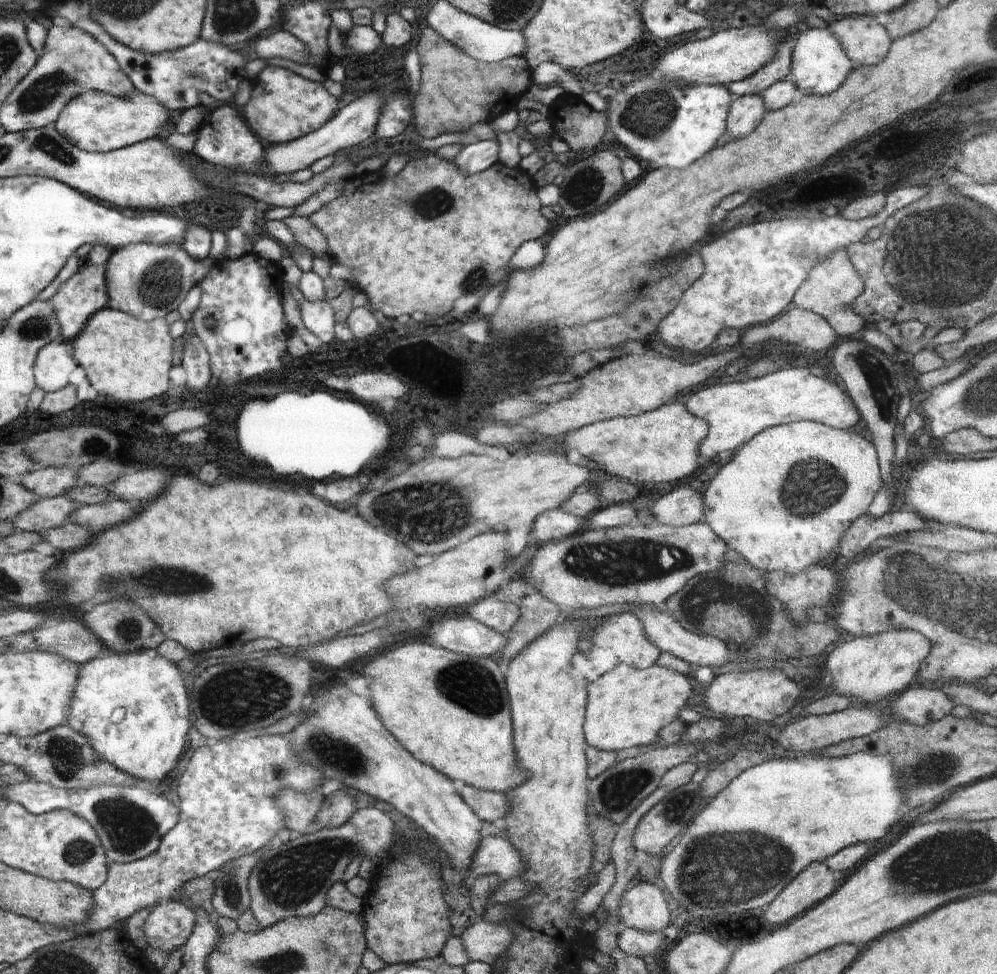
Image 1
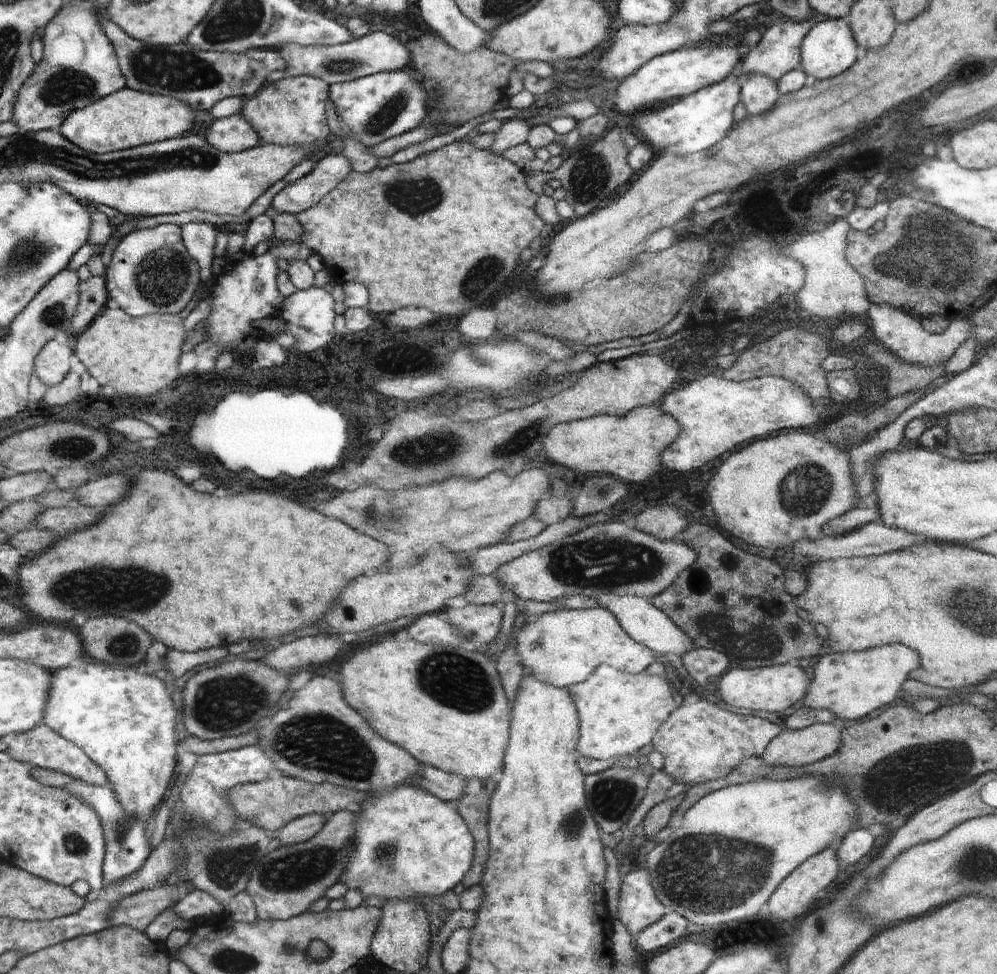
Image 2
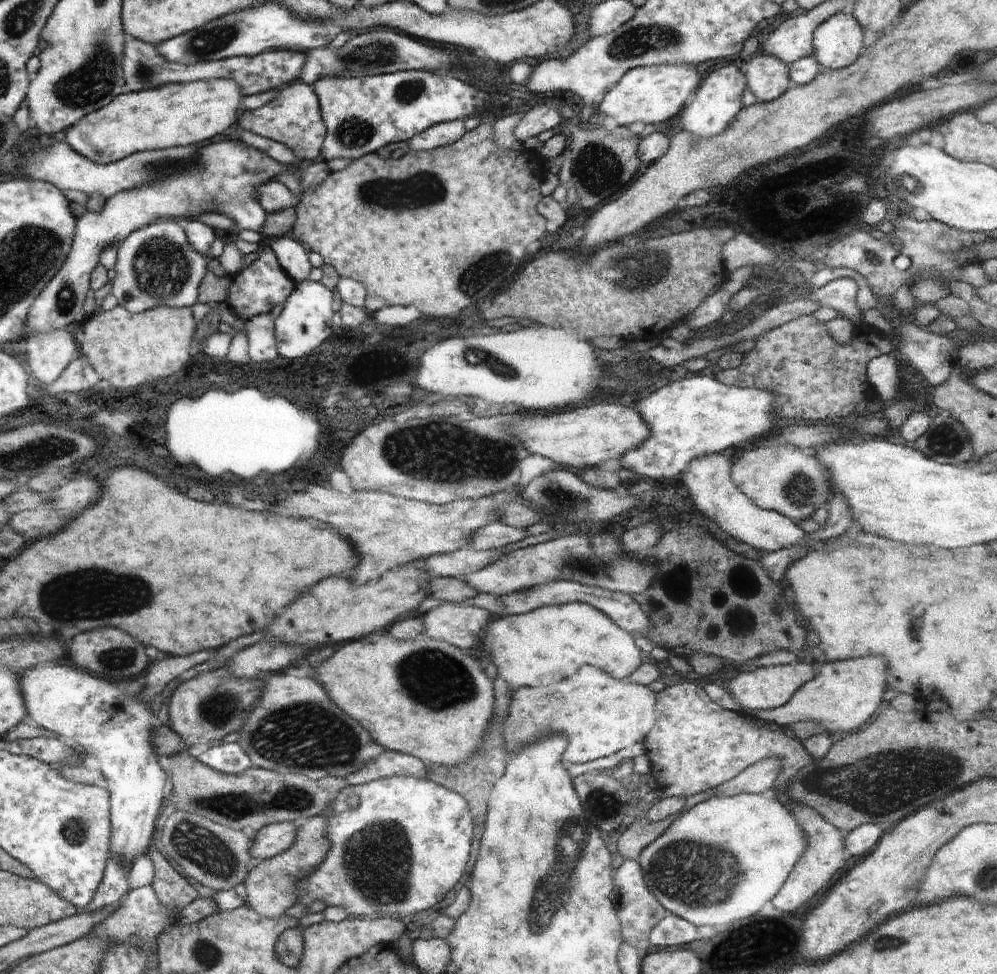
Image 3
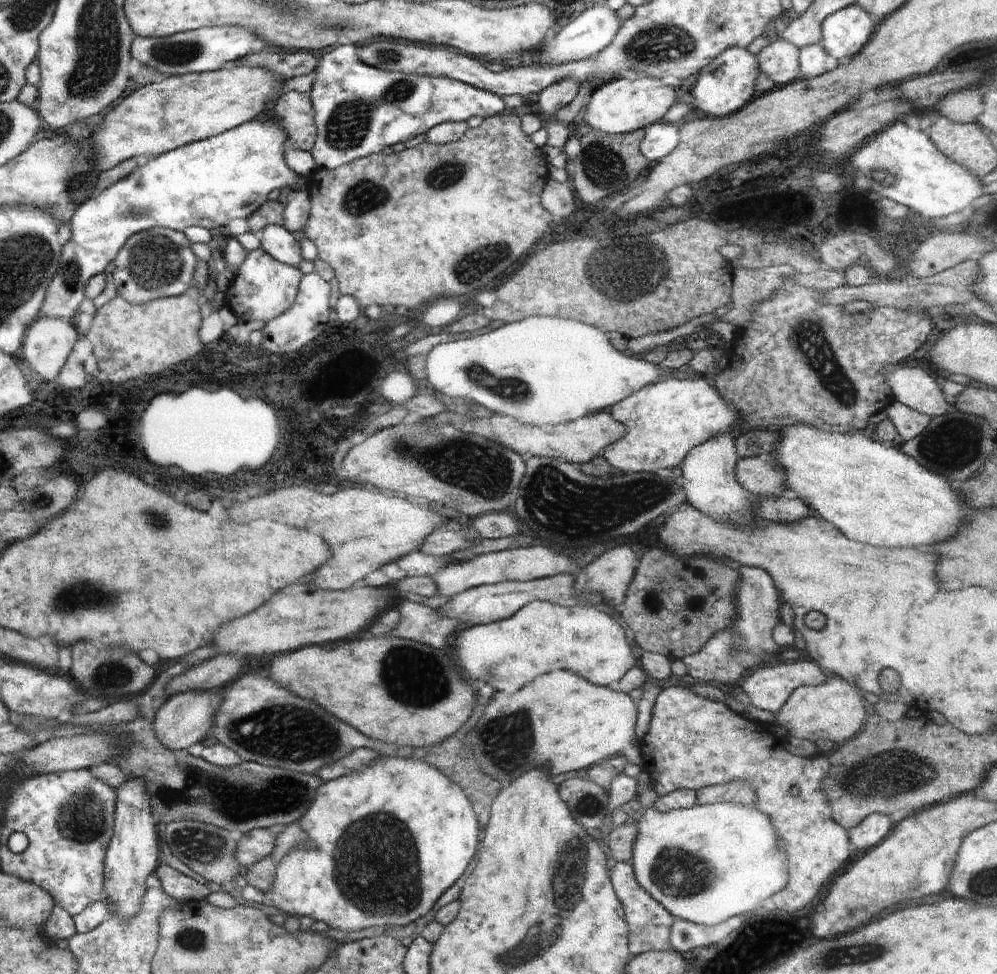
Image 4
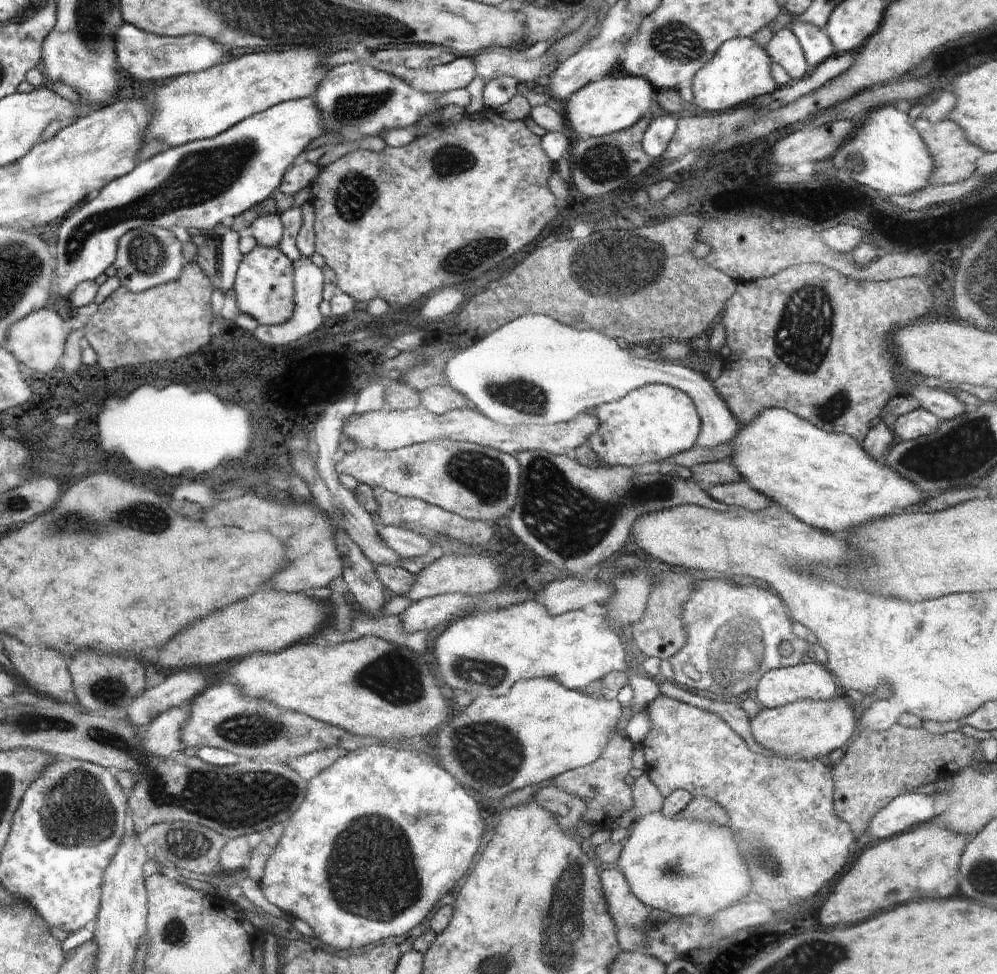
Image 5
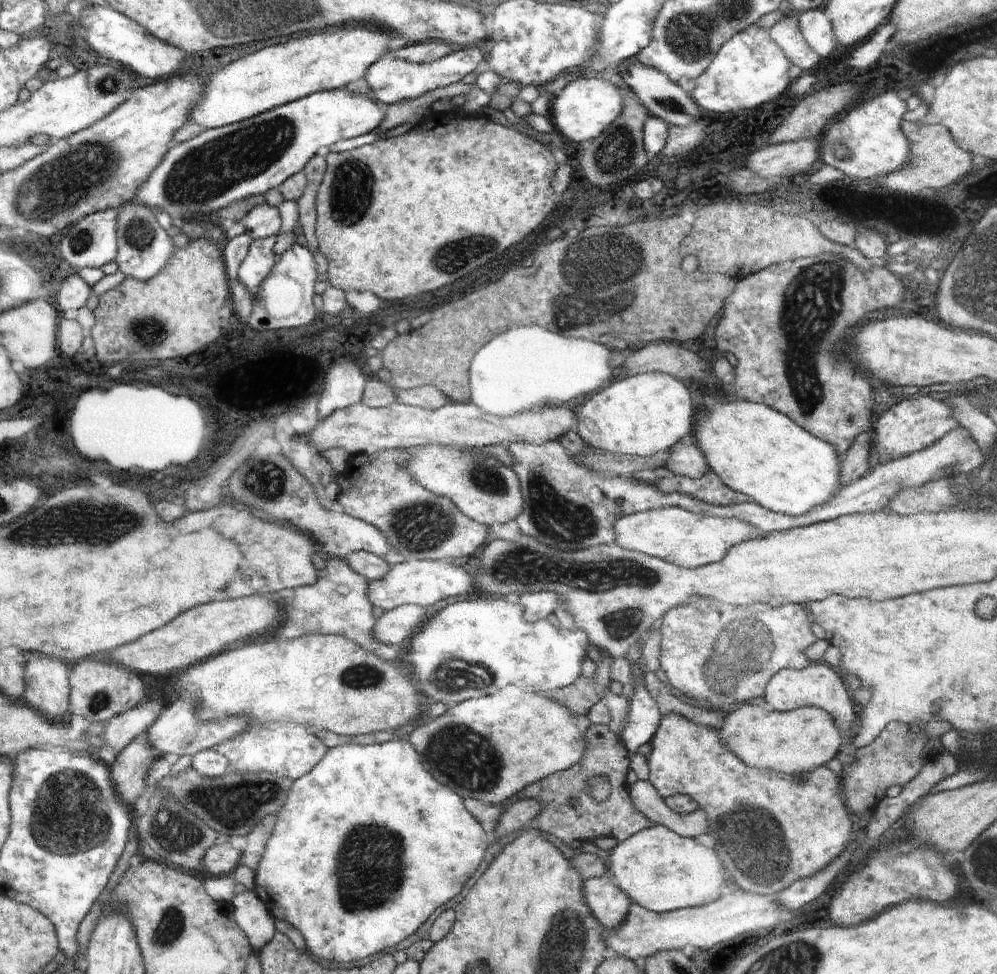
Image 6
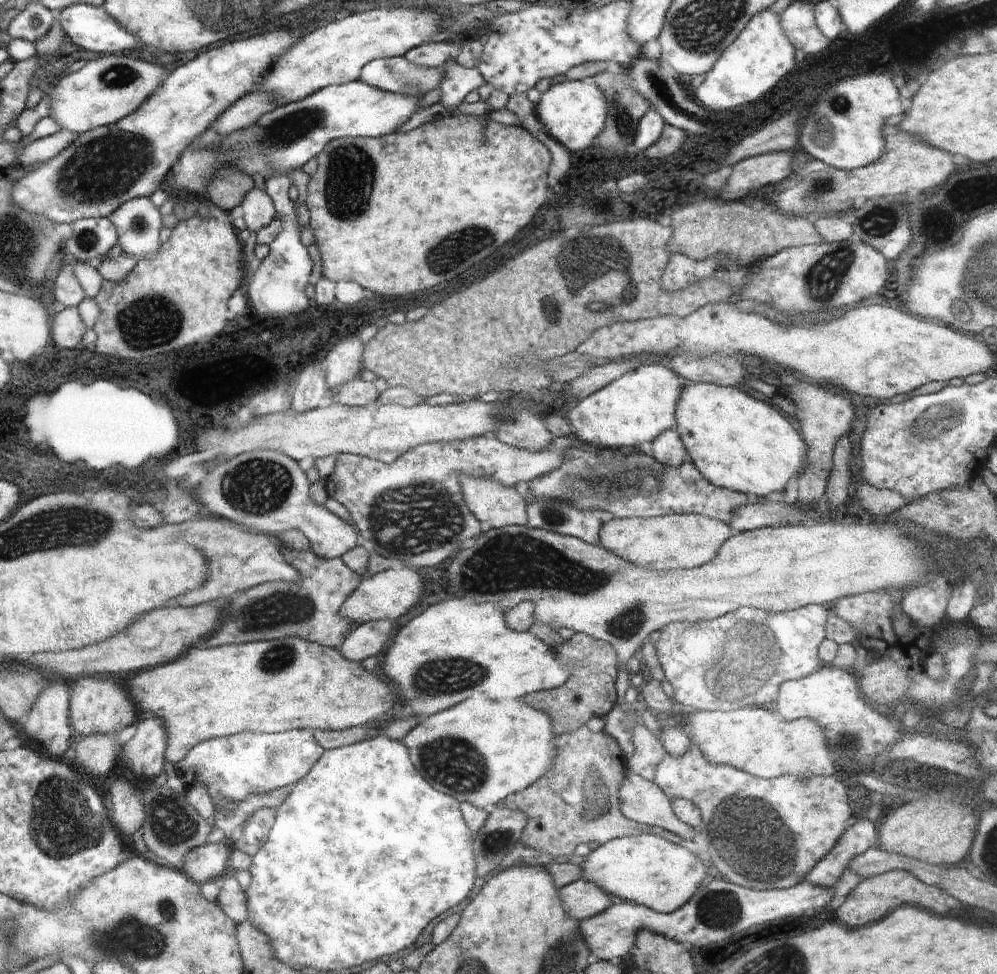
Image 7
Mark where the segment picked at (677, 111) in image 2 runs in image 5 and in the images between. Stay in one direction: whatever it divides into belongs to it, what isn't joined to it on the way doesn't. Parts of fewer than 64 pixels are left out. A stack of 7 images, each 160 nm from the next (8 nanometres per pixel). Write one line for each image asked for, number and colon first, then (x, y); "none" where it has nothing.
3: (717, 99)
4: (723, 87)
5: (739, 72)

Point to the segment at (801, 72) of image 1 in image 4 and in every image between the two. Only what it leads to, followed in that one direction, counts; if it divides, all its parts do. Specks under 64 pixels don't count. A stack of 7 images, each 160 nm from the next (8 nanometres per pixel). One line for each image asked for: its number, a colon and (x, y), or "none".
2: (829, 47)
3: (837, 42)
4: (844, 33)

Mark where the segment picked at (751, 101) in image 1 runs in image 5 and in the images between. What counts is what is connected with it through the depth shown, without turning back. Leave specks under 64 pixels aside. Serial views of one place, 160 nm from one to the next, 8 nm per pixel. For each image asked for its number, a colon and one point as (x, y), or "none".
2: (759, 92)
3: (767, 76)
4: (779, 60)
5: (783, 48)

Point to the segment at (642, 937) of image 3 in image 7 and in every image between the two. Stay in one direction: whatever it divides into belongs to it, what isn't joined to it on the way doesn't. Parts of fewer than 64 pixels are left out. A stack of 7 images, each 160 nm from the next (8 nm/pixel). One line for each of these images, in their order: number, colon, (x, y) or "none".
4: (649, 924)
5: (631, 915)
6: (609, 903)
7: (582, 899)

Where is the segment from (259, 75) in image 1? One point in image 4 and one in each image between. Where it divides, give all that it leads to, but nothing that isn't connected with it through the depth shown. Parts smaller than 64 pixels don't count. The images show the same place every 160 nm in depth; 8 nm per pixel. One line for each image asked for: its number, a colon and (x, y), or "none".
2: (291, 111)
3: (294, 118)
4: (293, 111)

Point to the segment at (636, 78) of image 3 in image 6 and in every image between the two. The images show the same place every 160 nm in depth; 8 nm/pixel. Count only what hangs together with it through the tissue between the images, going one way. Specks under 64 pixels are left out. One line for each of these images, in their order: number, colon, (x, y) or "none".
4: (621, 105)
5: (601, 107)
6: (587, 105)

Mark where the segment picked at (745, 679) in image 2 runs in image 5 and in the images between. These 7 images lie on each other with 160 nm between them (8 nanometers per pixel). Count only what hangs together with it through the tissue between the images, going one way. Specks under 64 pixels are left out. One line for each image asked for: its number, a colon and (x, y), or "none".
3: (766, 688)
4: (768, 688)
5: (808, 679)

